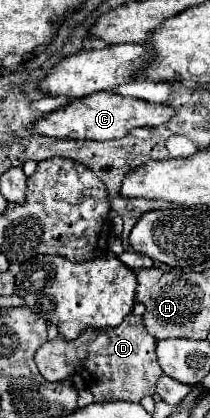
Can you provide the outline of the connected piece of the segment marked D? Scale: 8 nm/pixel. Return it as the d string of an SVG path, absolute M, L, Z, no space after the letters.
M128 314L120 326L106 328L100 334L88 328L72 342L62 340L62 336L44 342L36 352L36 362L40 374L48 382L64 380L74 372L94 380L100 386L90 388L94 394L94 402L110 402L110 400L140 402L142 396L154 394L154 382L162 376L162 368L158 366L154 348L156 340L150 338L150 334L146 334L142 318Z

